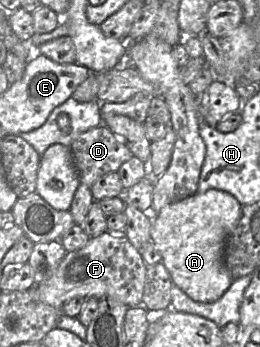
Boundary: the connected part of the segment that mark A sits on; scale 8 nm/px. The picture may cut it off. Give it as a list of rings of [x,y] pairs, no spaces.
[[[209,189],[162,208],[152,217],[151,242],[161,254],[173,284],[192,300],[213,303],[229,289],[233,279],[224,264],[225,244],[237,226],[242,205],[231,194]]]

